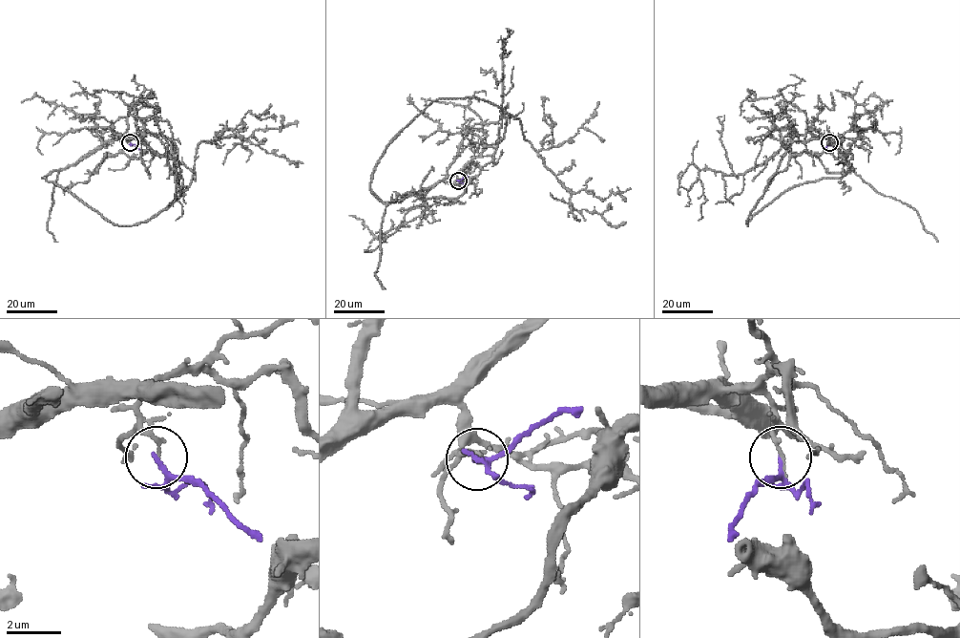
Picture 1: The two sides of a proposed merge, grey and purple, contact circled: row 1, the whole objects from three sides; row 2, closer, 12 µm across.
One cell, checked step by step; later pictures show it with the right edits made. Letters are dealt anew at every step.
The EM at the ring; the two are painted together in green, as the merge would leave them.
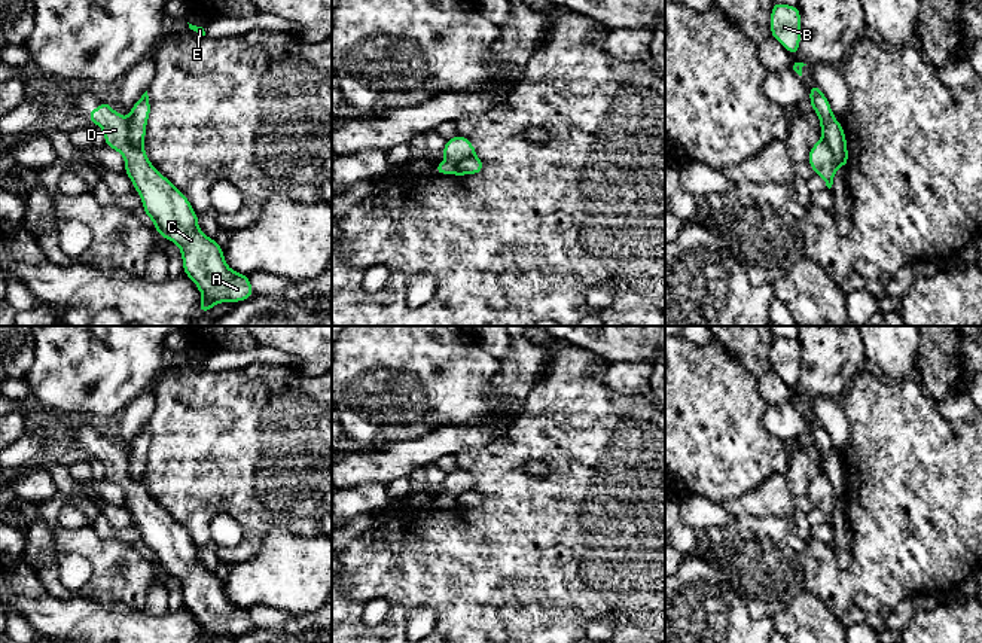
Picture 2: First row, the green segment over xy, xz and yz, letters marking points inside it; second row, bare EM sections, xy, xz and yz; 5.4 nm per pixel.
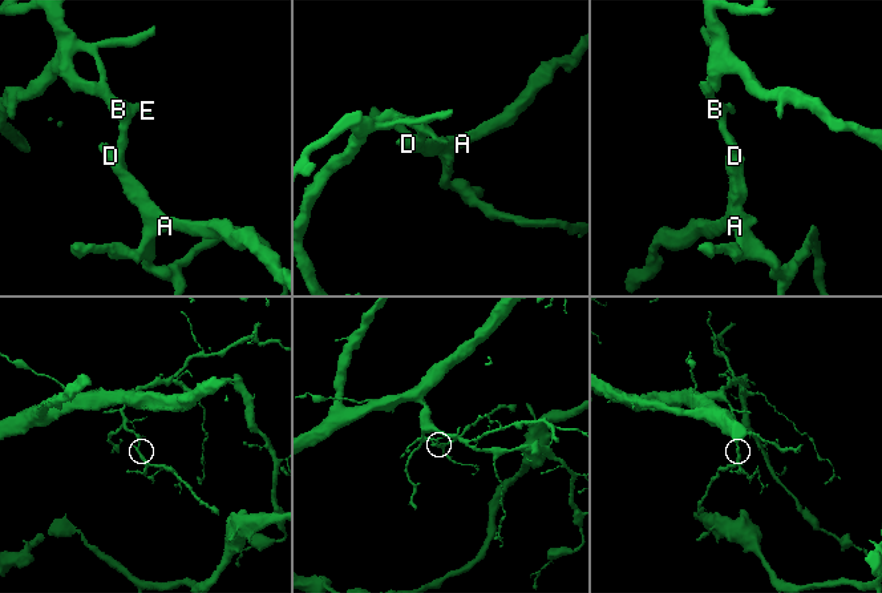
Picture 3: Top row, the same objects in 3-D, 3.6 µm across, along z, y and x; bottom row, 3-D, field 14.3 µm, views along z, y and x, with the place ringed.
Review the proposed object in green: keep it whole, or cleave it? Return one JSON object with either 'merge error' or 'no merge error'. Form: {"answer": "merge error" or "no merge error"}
{"answer": "merge error"}

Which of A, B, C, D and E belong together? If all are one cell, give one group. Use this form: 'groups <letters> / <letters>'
groups A C D / B E

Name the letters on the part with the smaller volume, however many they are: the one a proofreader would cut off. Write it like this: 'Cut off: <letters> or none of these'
Cut off: A, C, D

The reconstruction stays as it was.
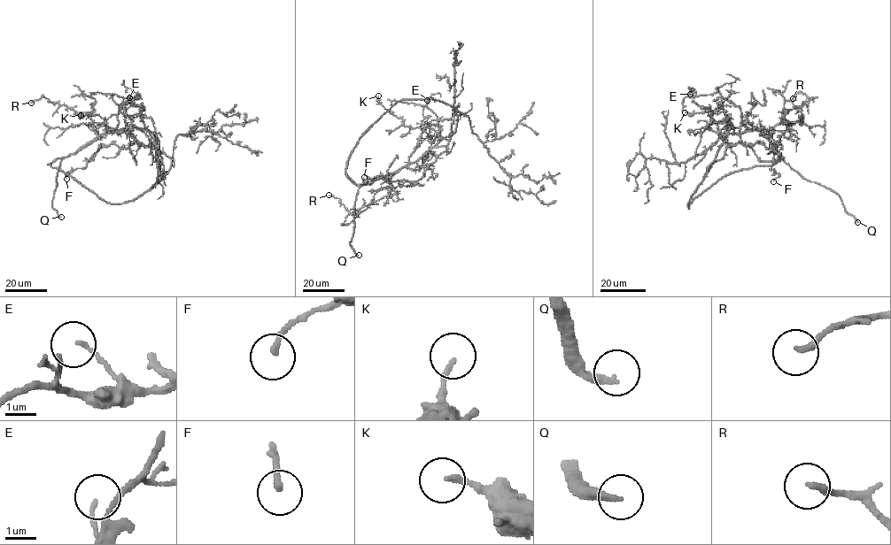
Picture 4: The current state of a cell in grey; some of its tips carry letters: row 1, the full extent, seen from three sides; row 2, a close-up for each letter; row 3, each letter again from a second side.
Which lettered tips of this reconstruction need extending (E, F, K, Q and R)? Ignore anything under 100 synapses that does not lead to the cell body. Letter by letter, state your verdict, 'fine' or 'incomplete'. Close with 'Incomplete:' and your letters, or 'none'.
E: fine
F: fine
K: fine
Q: incomplete
R: fine
Incomplete: Q

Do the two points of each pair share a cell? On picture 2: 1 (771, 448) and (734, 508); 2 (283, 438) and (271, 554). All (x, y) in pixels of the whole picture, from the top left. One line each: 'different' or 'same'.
1: different
2: different

